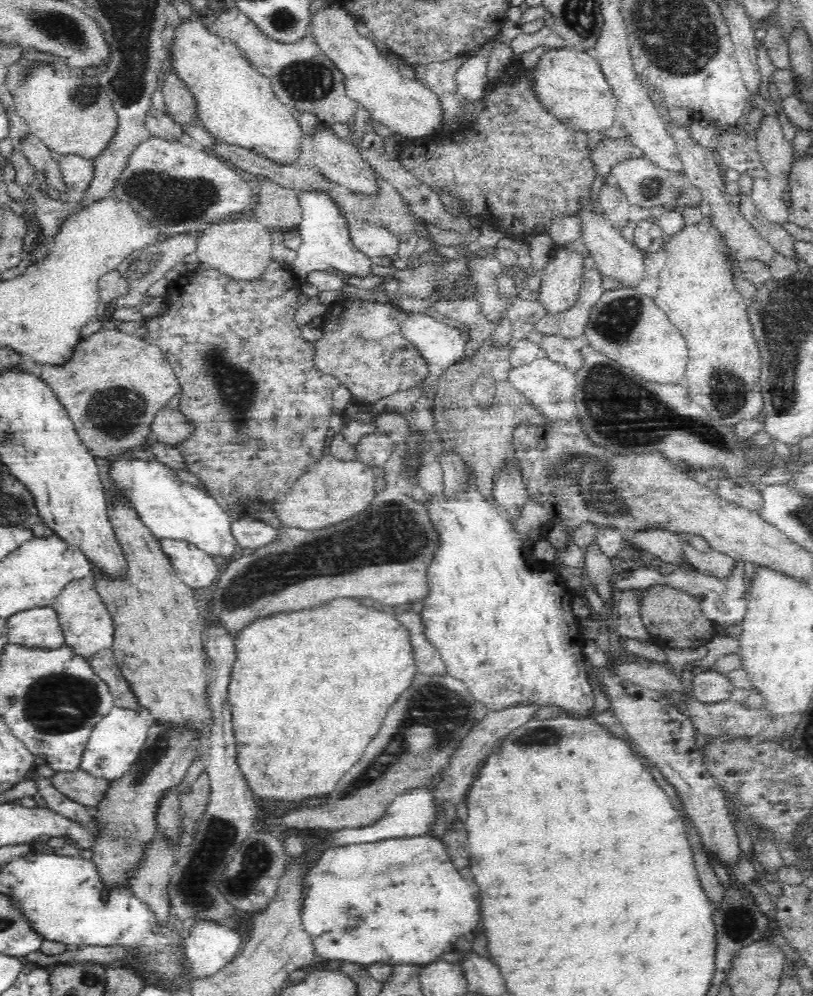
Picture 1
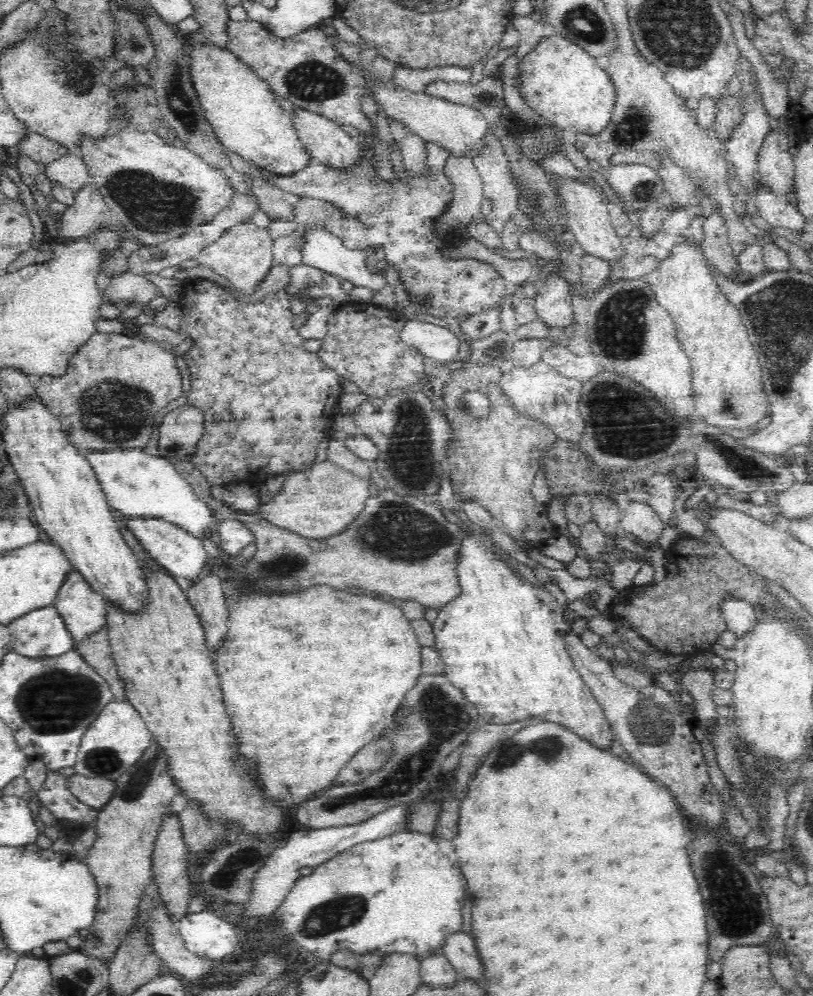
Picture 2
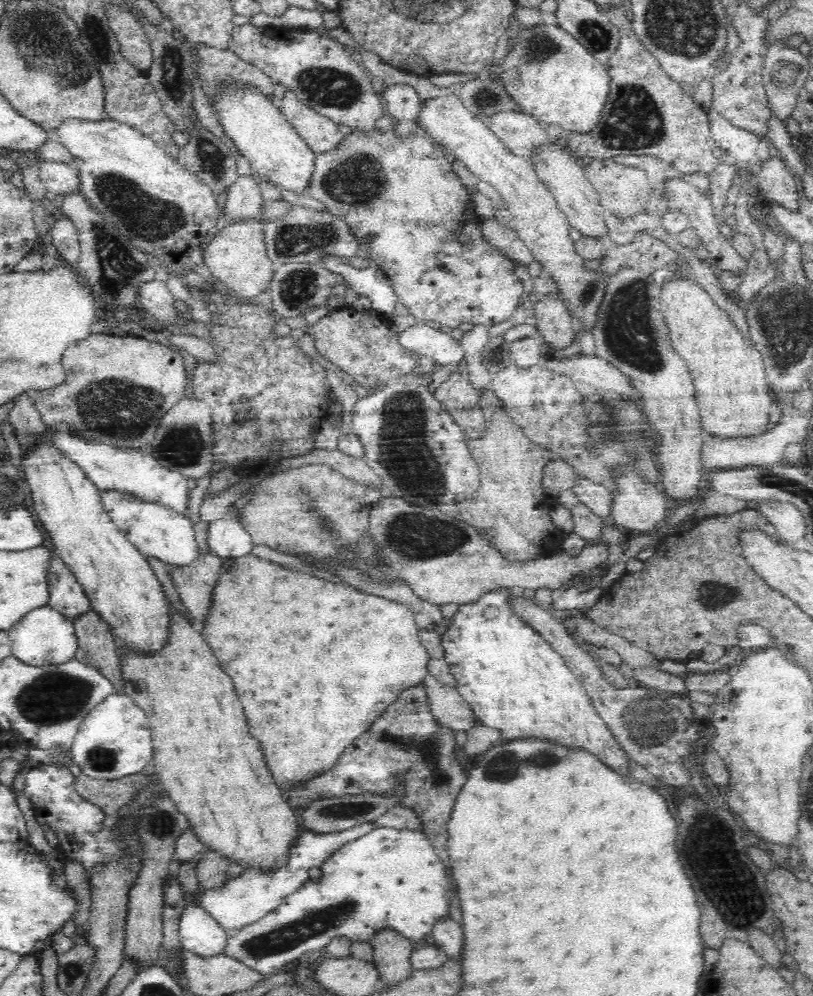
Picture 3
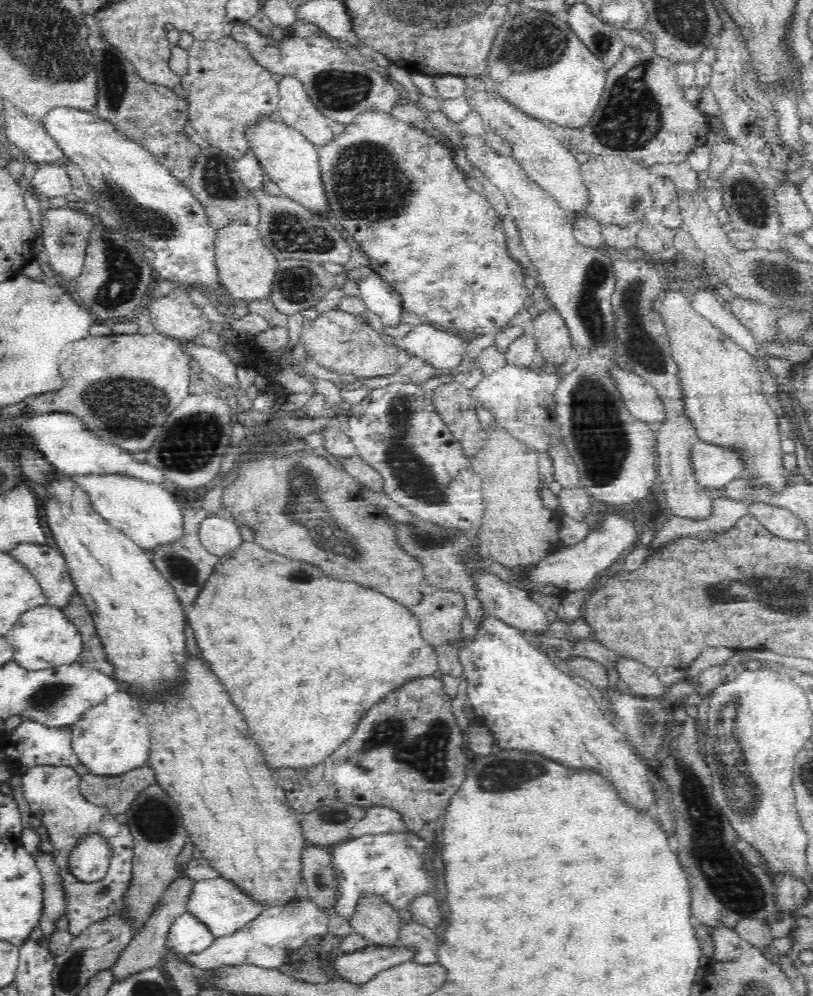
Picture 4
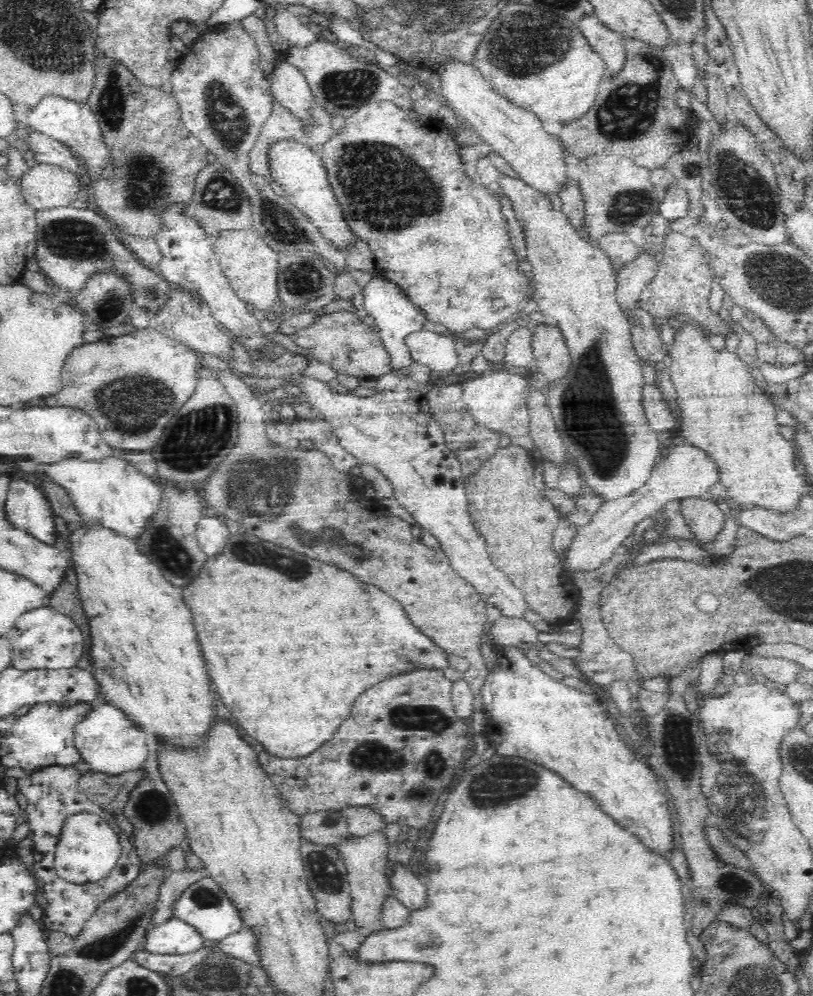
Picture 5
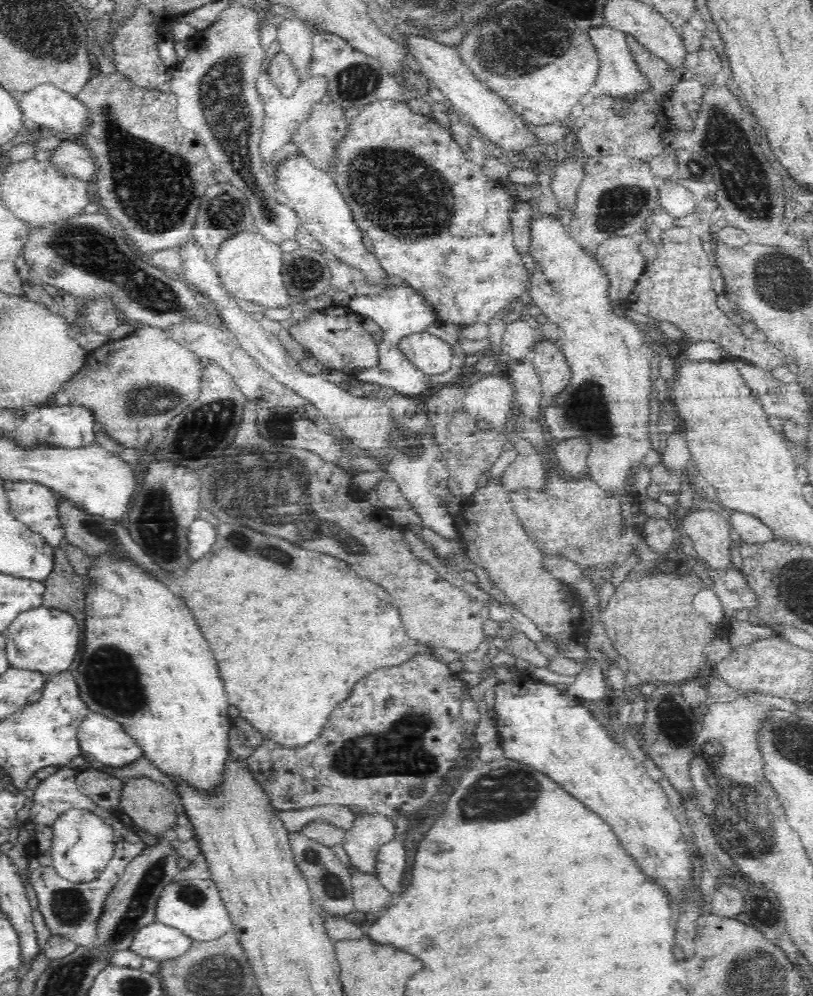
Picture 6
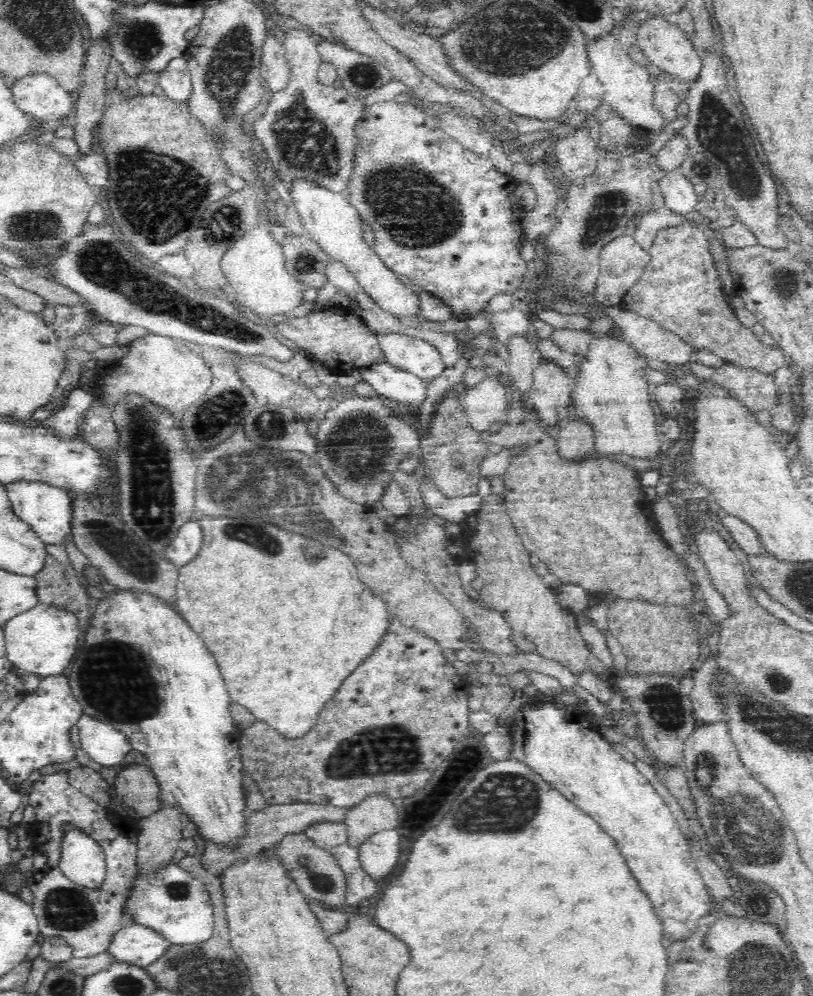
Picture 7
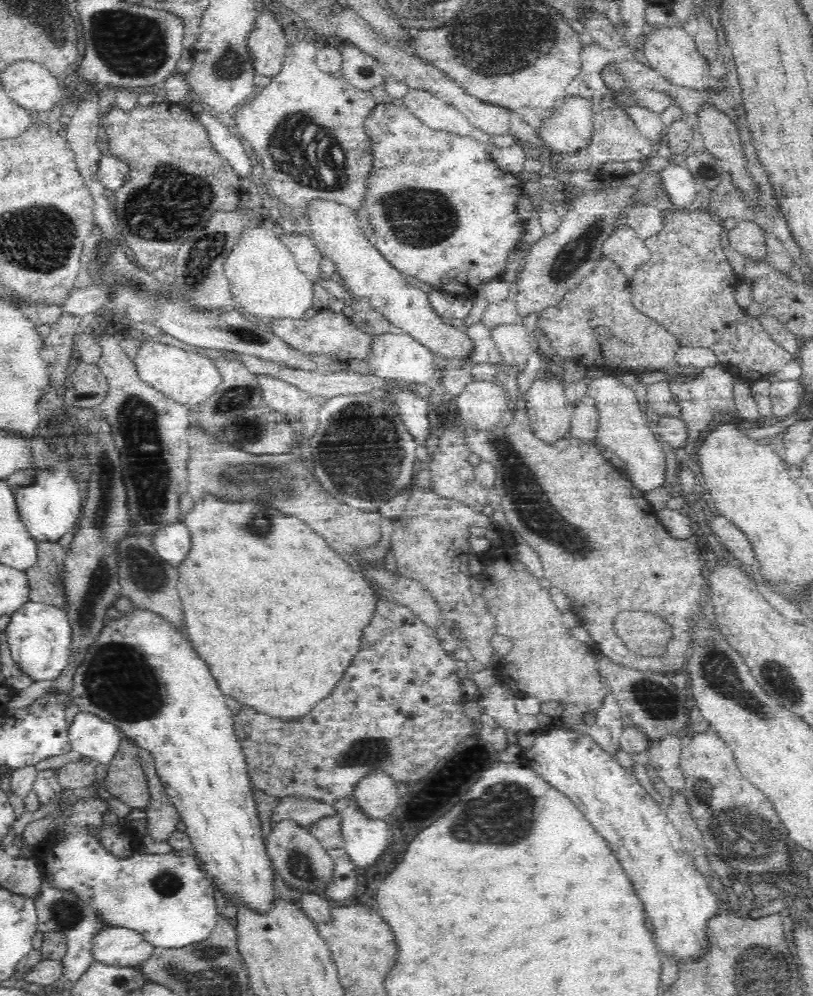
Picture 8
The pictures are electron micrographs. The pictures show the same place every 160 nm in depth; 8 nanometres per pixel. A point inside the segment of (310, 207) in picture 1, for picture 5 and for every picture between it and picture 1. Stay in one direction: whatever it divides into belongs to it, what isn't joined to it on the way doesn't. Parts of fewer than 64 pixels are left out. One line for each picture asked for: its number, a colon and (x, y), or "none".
2: (322, 250)
3: (371, 283)
4: (379, 296)
5: (396, 317)

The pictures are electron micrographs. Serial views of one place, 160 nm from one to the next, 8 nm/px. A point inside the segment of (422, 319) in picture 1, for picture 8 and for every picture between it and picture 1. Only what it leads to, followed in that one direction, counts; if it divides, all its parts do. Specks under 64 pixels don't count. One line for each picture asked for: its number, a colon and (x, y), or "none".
2: (442, 344)
3: (445, 349)
4: (444, 350)
5: (437, 351)
6: (430, 355)
7: (416, 356)
8: (397, 357)

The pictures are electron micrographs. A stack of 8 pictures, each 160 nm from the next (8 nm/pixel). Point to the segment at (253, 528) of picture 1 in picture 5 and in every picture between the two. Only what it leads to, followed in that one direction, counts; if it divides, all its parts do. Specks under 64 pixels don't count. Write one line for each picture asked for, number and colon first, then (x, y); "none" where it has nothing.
2: (232, 536)
3: (226, 537)
4: (219, 535)
5: (212, 533)

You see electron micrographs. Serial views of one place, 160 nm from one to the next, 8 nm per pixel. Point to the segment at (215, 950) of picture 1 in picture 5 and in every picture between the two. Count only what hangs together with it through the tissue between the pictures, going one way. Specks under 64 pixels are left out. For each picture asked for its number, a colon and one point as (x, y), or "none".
2: (206, 934)
3: (199, 933)
4: (187, 935)
5: (176, 937)

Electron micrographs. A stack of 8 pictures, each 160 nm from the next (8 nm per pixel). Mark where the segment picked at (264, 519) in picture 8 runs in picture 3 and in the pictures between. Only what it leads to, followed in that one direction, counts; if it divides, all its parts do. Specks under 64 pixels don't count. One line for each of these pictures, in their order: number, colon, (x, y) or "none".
3: (306, 661)
4: (265, 622)
5: (312, 636)
6: (291, 637)
7: (270, 604)

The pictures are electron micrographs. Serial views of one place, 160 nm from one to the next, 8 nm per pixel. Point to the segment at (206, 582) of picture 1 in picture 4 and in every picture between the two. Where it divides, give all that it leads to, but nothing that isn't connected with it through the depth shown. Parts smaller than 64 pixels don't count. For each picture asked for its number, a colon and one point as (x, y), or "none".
2: (179, 552)
3: (157, 530)
4: (147, 513)

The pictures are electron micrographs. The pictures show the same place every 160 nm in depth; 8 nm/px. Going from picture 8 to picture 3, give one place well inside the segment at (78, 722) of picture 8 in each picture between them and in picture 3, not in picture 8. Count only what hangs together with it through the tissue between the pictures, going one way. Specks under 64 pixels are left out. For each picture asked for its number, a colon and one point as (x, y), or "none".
3: (114, 740)
4: (111, 738)
5: (107, 742)
6: (102, 740)
7: (104, 745)

